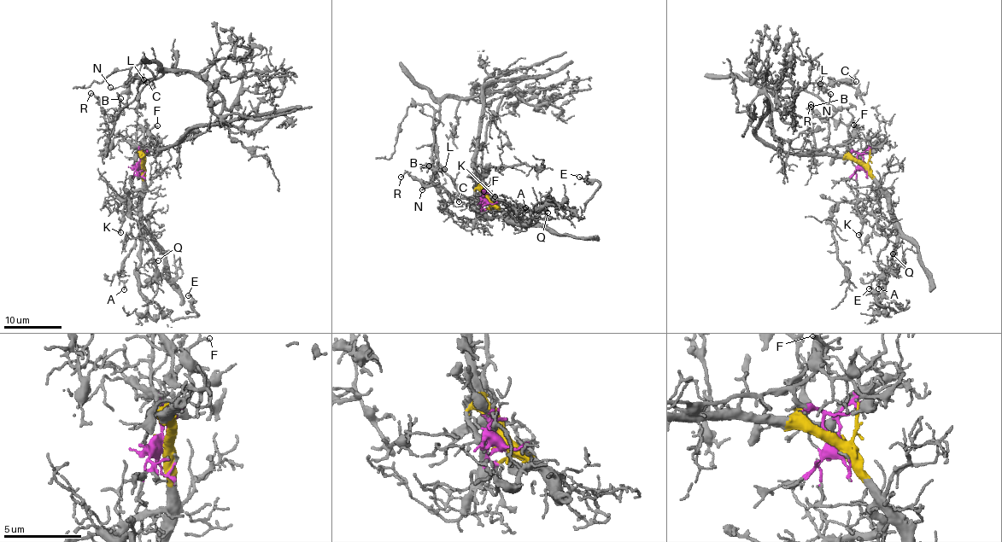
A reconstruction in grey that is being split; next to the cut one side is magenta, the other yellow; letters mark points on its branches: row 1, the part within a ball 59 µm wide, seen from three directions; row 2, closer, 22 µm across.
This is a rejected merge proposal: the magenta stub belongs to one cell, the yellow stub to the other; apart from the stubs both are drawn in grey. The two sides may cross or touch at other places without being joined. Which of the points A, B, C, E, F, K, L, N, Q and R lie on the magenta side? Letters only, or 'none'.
B, C, F, L, N, R

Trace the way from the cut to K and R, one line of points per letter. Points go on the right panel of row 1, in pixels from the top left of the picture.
K: (862, 162), (876, 183), (877, 195), (862, 200), (856, 206), (862, 224), (858, 235)
R: (862, 162), (843, 146), (793, 148), (776, 137), (763, 81), (753, 78), (796, 114), (826, 119), (811, 104)

